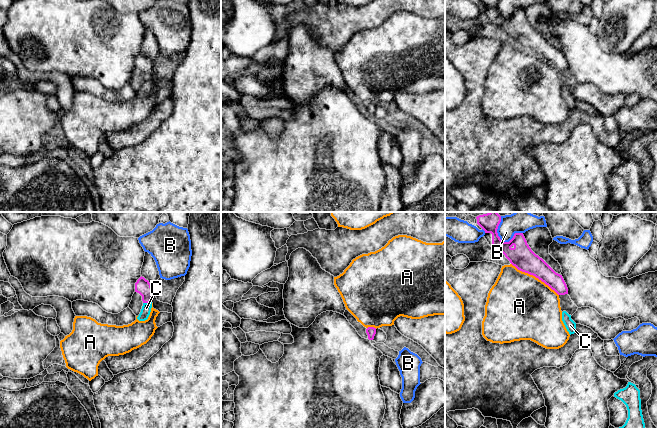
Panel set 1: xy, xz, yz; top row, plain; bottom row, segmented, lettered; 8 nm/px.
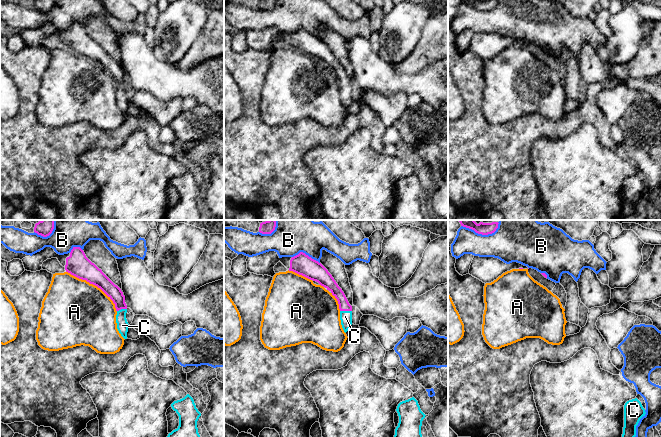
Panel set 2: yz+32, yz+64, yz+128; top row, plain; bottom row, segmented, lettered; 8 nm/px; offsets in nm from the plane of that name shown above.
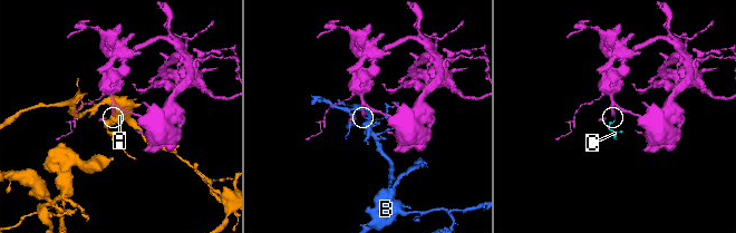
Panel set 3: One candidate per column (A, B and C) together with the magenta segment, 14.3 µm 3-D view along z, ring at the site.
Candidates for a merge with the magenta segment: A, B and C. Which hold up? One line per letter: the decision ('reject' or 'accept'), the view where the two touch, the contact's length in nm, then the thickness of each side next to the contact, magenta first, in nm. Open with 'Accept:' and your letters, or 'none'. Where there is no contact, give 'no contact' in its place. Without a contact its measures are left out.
Accept: C
A: reject | yz | 460 nm | 190/480 nm
B: reject | yz | 220 nm | 190/130 nm
C: accept | xy | 70 nm | 120/80 nm

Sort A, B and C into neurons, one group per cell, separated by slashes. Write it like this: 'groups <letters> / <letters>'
groups A / B / C

